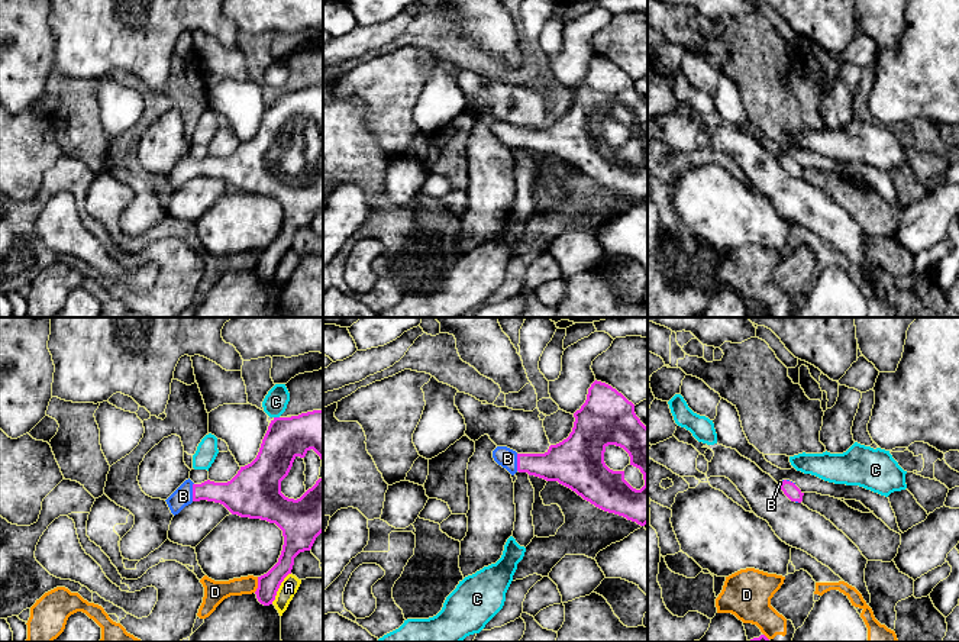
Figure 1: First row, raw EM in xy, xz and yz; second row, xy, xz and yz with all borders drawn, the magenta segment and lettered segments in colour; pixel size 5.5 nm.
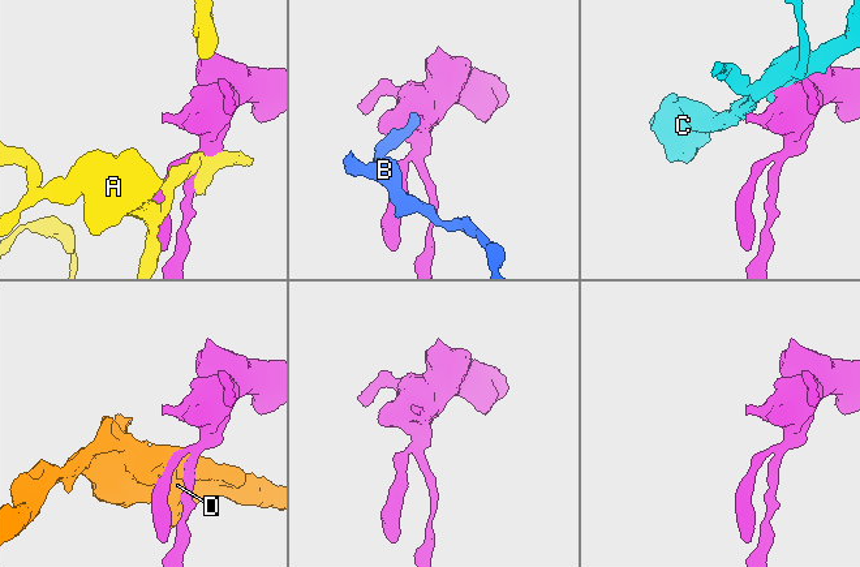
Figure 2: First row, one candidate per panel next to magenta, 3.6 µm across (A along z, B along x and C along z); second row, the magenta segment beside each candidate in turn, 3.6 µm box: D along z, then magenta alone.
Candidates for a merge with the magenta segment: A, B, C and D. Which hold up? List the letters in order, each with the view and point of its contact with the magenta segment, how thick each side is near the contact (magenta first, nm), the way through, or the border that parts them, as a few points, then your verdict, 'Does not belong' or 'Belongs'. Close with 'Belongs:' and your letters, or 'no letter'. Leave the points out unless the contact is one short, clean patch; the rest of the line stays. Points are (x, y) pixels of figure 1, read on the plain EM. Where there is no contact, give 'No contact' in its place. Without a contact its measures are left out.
A: Touches magenta at xy (278, 263). Thickness 120 nm (magenta) against 100 nm. Does not belong
B: Touches magenta at xy (193, 167). Thickness 190 nm (magenta) against 110 nm. Belongs
C: Touches magenta at xy (277, 93). Thickness 220 nm (magenta) against 130 nm. Boundary: xy (274, 92), (278, 93). Does not belong
D: Touches magenta at xy (258, 260). Thickness 120 nm (magenta) against 130 nm. Does not belong
Belongs: B

